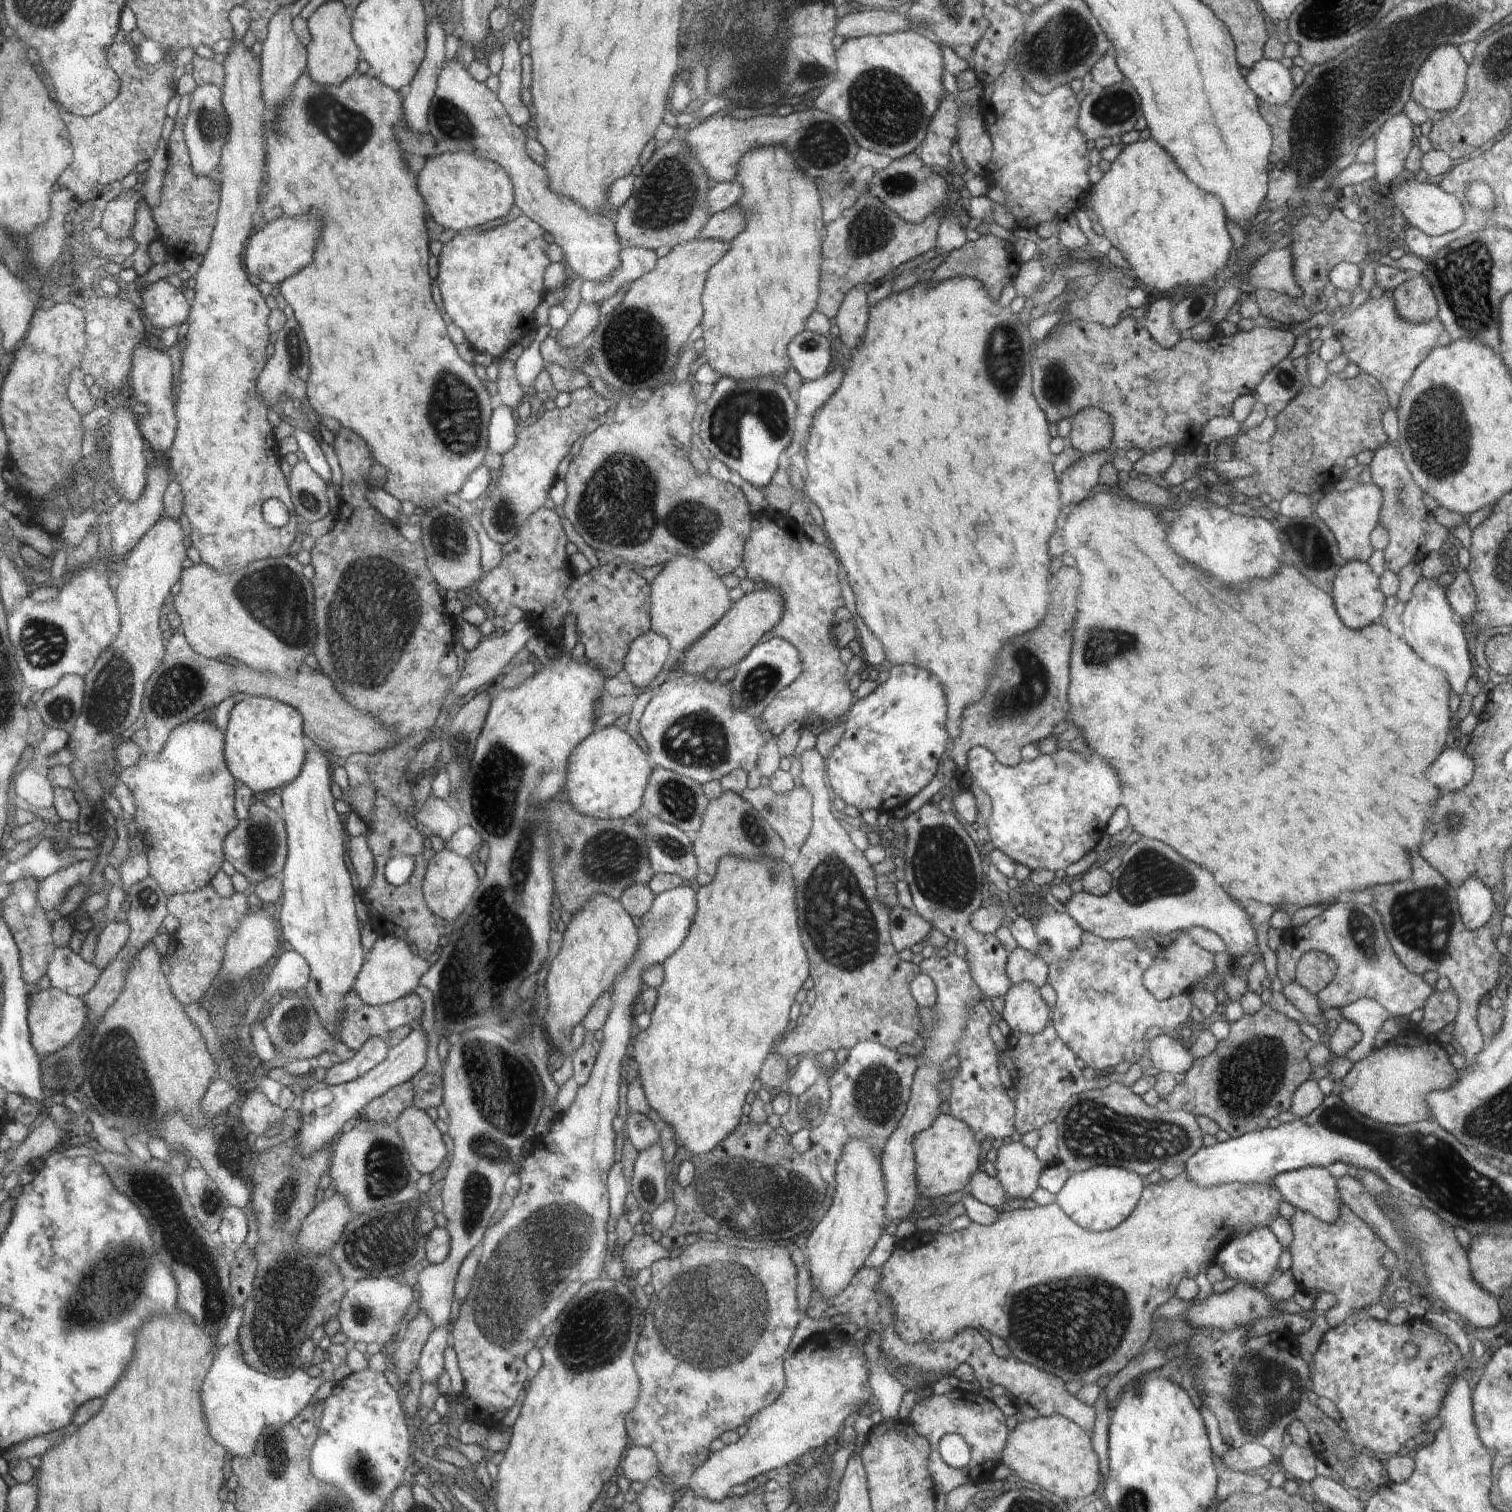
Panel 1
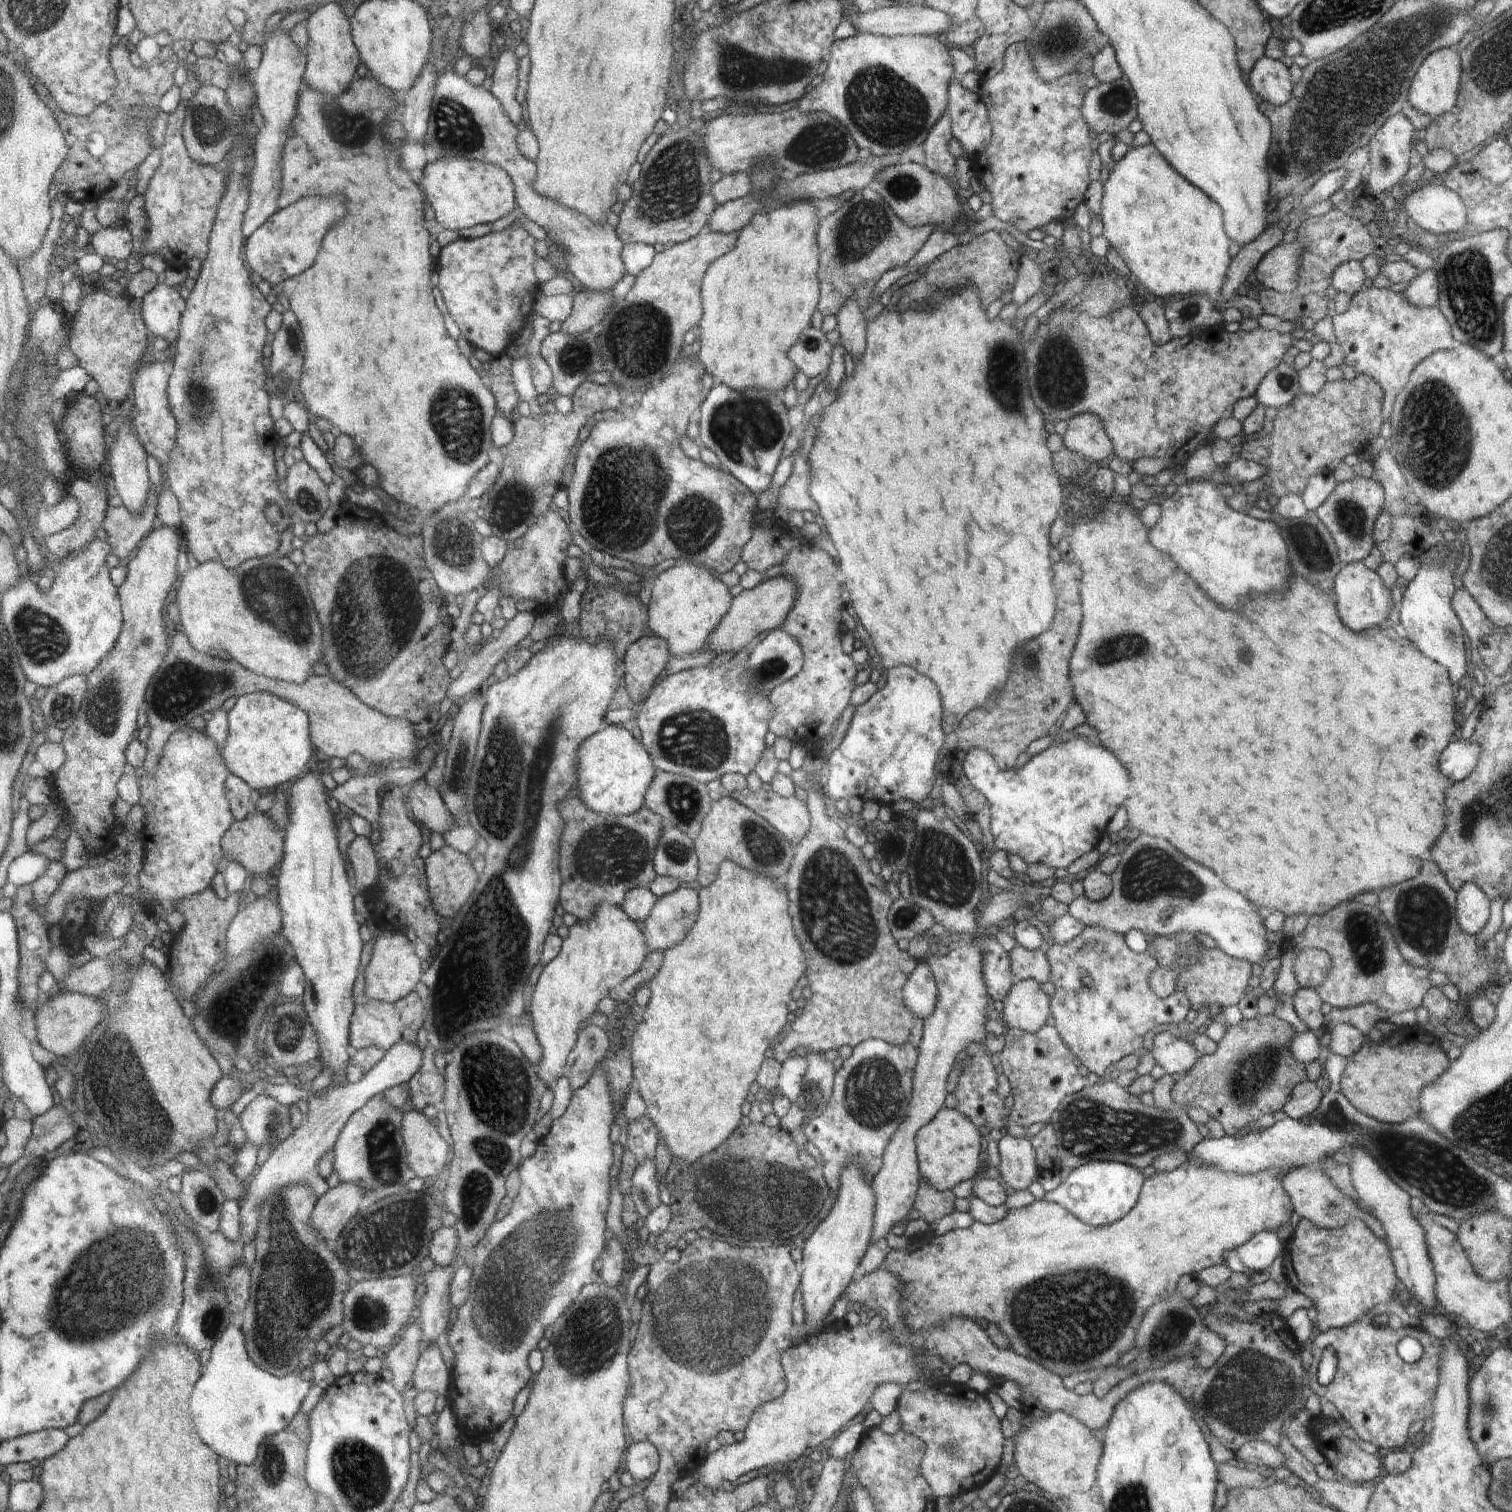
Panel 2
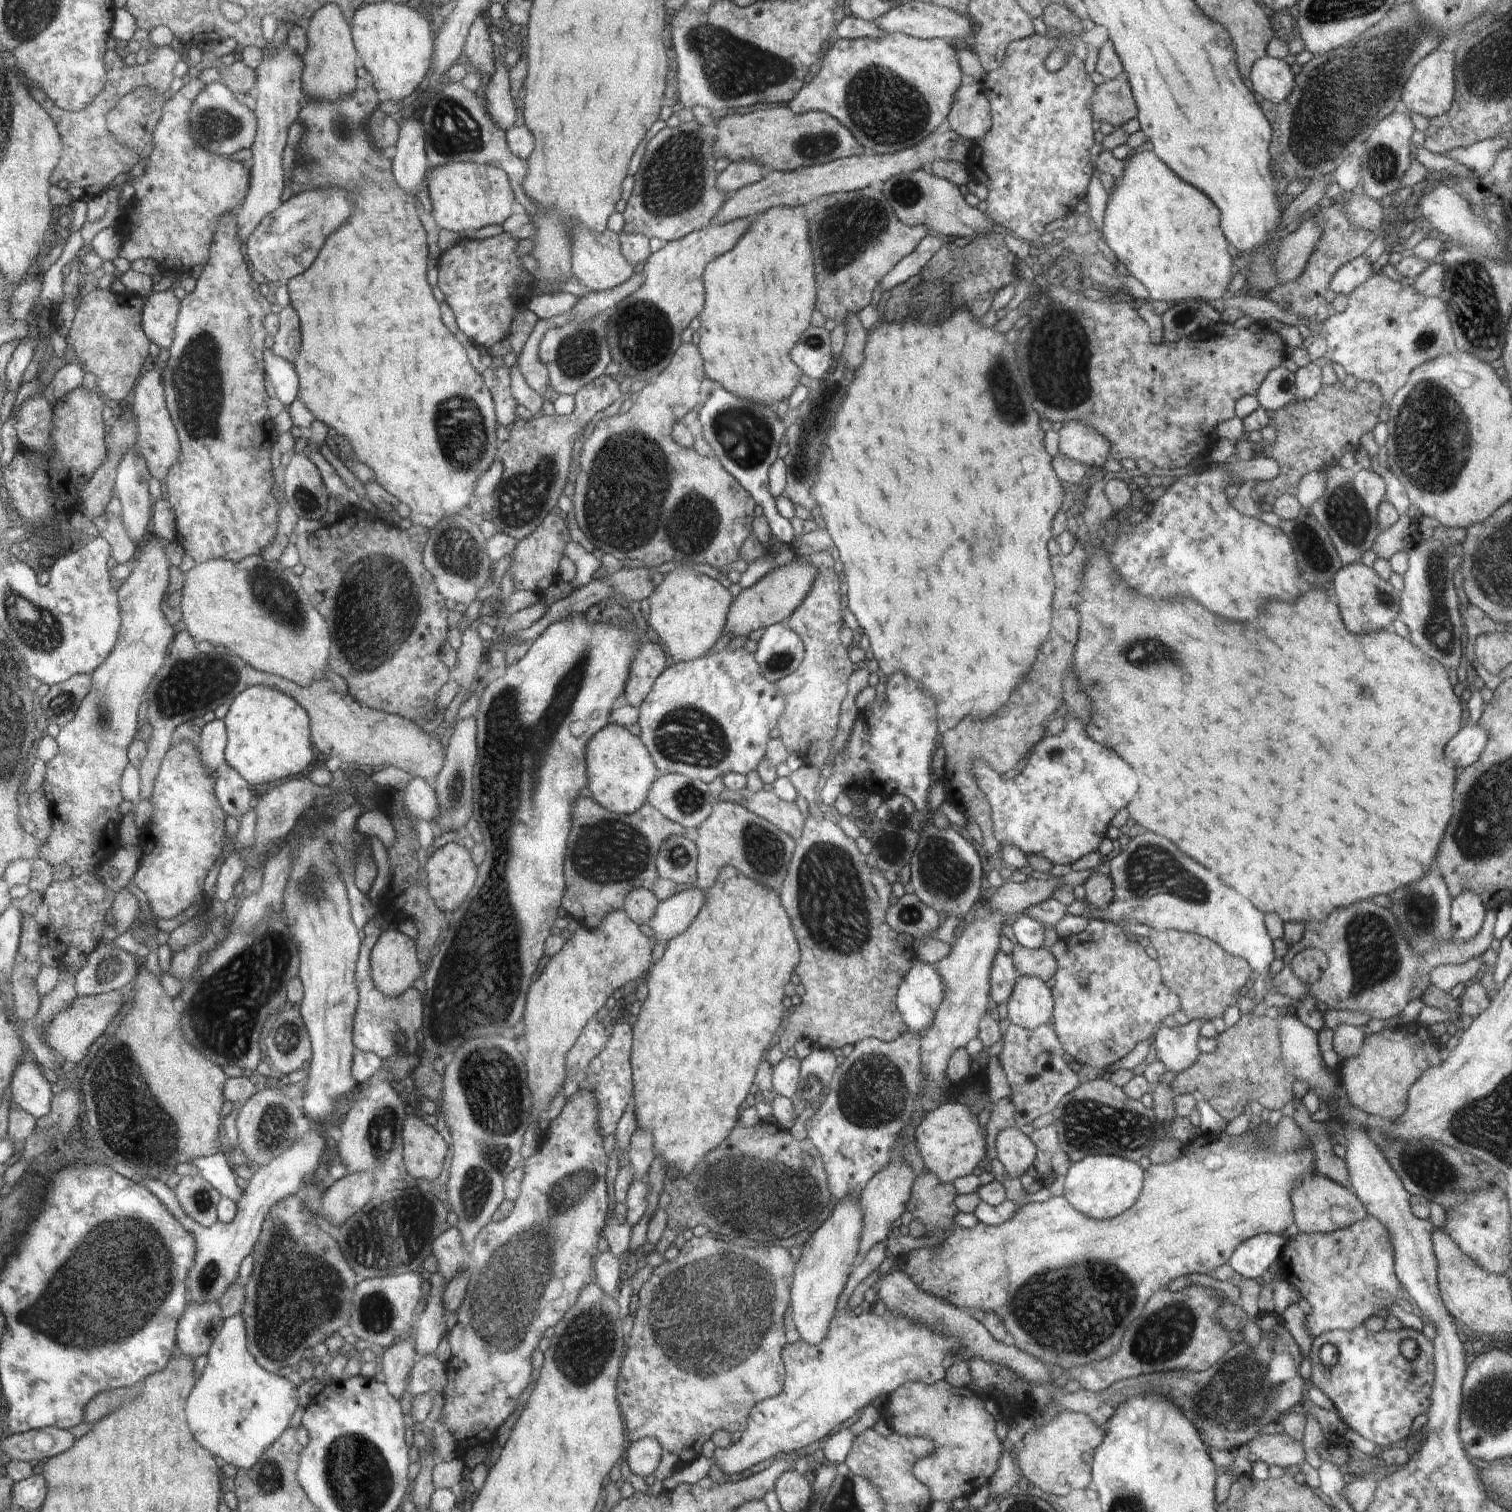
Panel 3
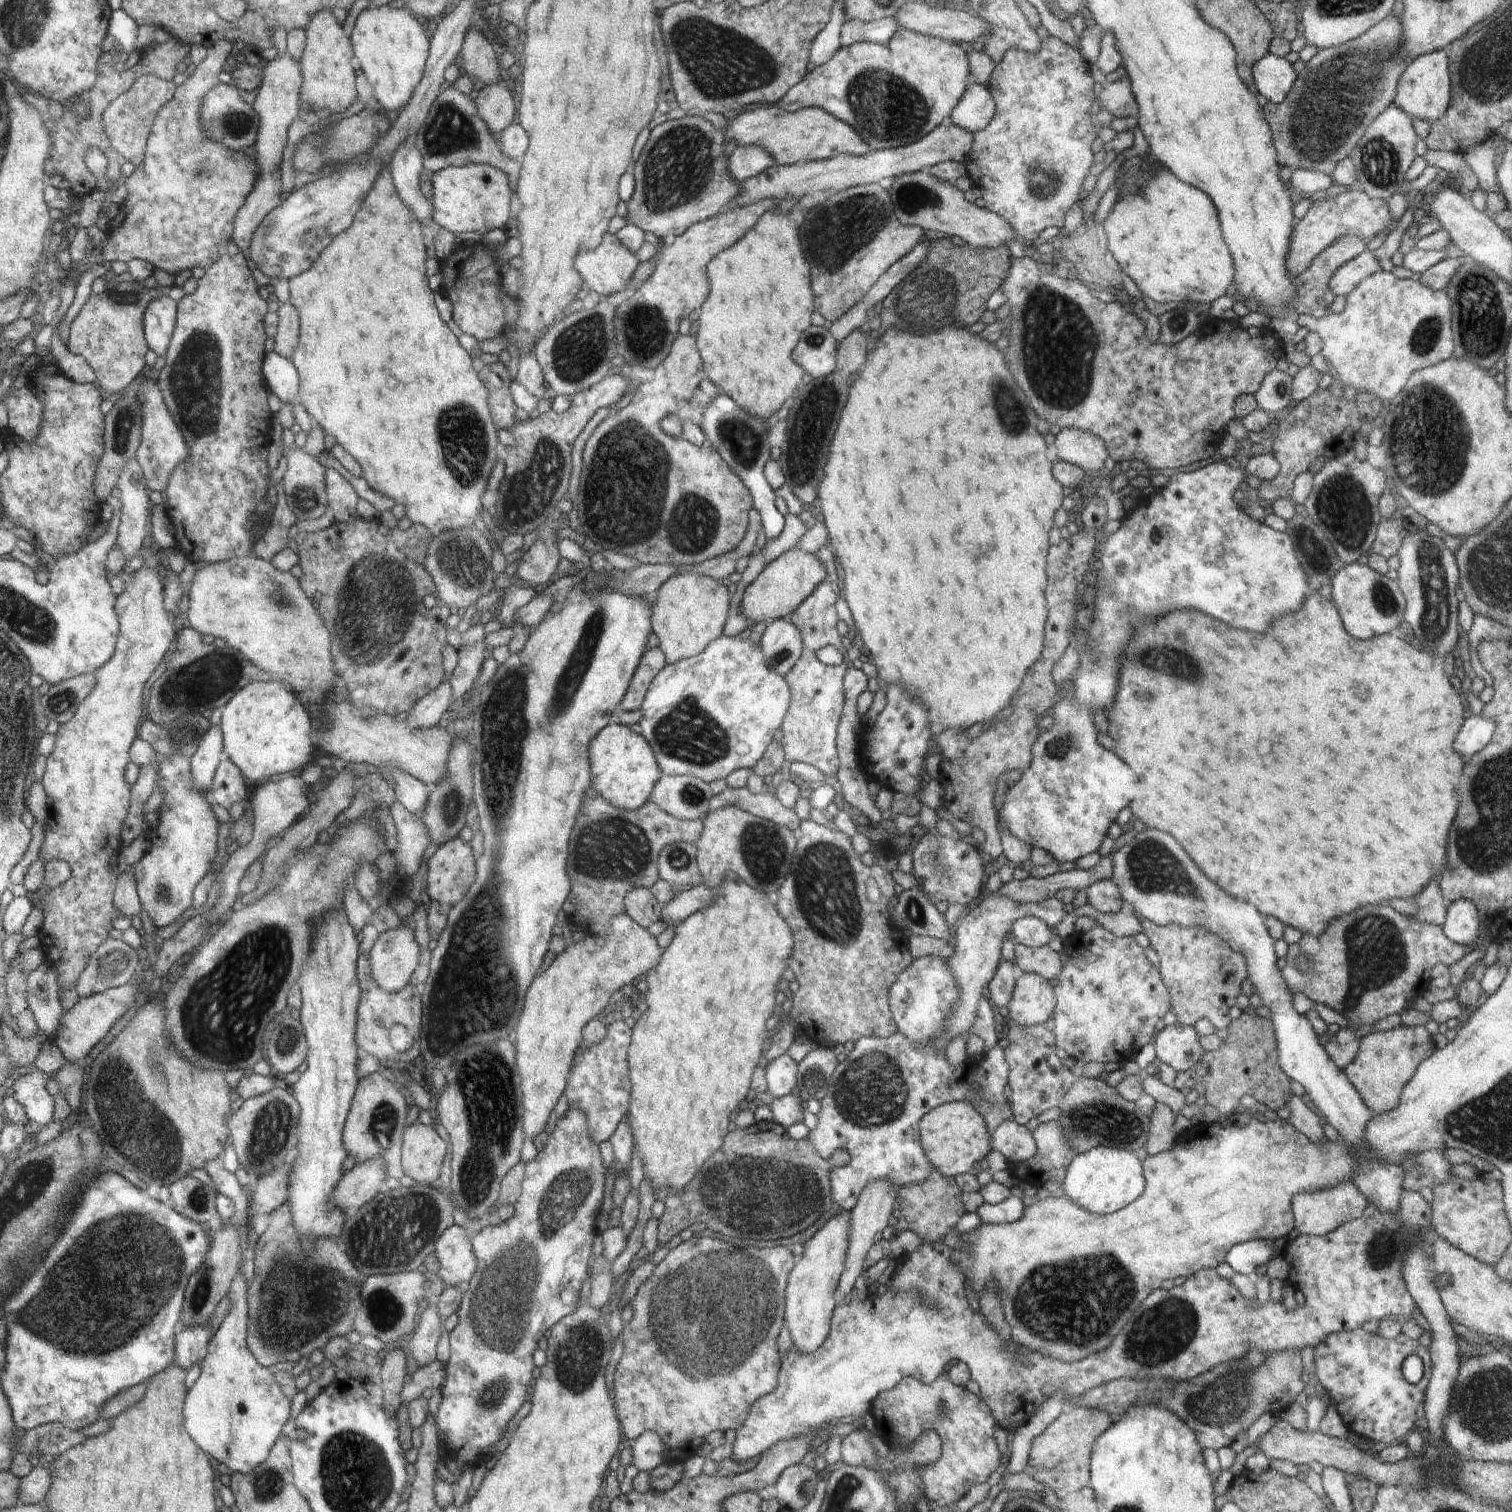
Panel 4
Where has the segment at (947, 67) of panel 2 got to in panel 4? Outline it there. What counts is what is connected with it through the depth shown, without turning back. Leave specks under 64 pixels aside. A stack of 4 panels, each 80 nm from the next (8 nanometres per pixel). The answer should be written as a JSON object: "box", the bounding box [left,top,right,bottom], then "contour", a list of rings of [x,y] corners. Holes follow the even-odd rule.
{"box":[776,27,970,151],"contour":[[[902,27],[892,30],[891,33],[892,38],[885,45],[869,40],[841,46],[830,60],[815,66],[804,80],[793,86],[776,106],[794,112],[806,107],[820,107],[854,127],[861,138],[870,143],[873,151],[901,147],[933,132],[950,116],[964,94],[966,76],[970,72],[966,54],[960,44],[946,44],[946,40],[921,35]]]}

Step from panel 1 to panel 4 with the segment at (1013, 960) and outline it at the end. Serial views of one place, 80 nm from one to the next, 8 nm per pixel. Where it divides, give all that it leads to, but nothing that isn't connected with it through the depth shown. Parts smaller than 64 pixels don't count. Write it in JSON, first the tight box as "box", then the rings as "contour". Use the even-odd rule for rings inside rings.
{"box":[1015,943,1064,979],"contour":[[[1015,943],[1015,966],[1024,973],[1036,973],[1045,979],[1058,977],[1064,968],[1064,960],[1058,951],[1043,947],[1027,947]]]}

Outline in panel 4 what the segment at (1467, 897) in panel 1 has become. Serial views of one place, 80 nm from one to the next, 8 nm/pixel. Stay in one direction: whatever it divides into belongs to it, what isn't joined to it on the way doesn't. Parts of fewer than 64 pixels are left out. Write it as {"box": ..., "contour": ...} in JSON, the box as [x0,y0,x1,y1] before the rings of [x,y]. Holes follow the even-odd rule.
{"box":[1441,899,1482,945],"contour":[[[1466,899],[1449,903],[1445,923],[1441,926],[1444,934],[1456,944],[1473,945],[1481,930],[1482,920],[1478,909]]]}

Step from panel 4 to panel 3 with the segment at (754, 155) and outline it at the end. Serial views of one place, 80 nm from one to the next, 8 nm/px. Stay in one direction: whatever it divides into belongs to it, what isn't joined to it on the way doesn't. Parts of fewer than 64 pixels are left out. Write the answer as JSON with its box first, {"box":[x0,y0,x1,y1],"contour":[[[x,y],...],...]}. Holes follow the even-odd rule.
{"box":[718,161,763,198],"contour":[[[750,161],[724,165],[718,175],[721,192],[728,198],[734,191],[757,183],[763,178],[761,169],[762,167]]]}

